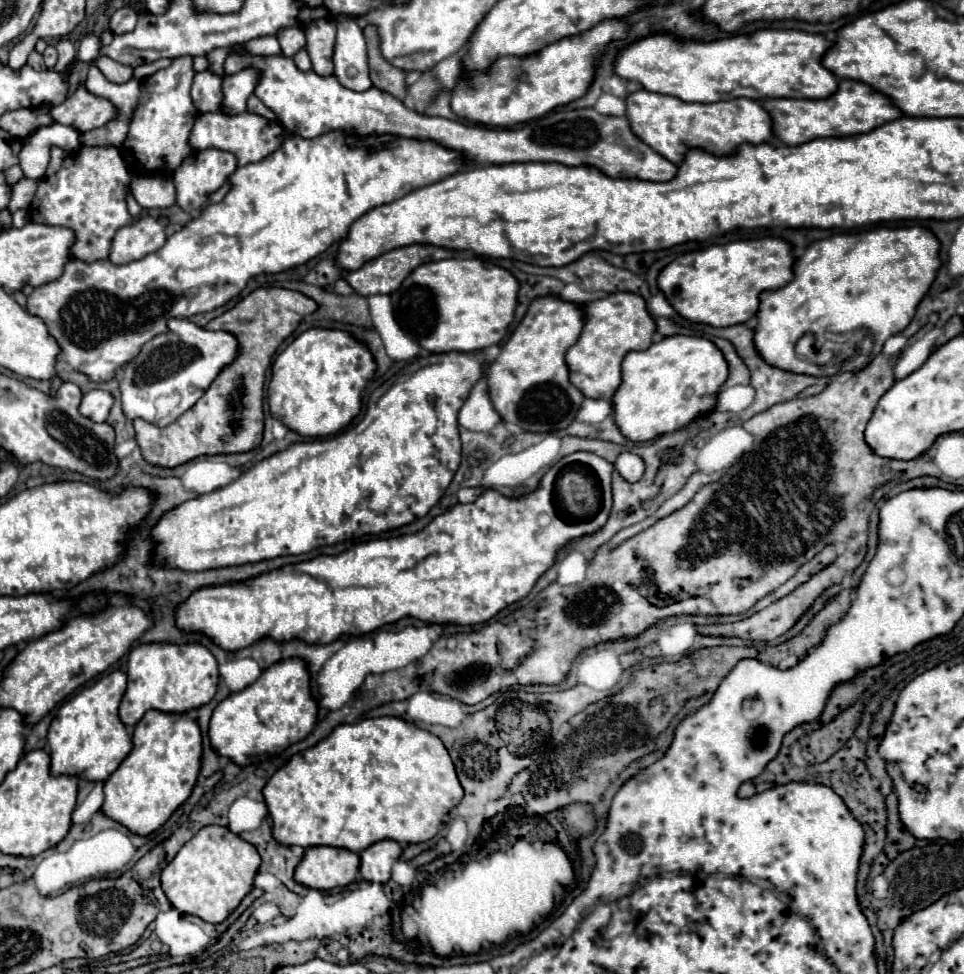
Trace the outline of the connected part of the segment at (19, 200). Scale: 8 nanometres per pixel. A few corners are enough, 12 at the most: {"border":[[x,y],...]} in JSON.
{"border":[[22,178],[14,184],[10,214],[30,206],[40,180]]}

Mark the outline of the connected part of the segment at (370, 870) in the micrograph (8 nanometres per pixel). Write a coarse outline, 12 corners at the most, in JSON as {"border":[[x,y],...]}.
{"border":[[382,840],[366,848],[360,874],[368,882],[386,884],[402,846]]}

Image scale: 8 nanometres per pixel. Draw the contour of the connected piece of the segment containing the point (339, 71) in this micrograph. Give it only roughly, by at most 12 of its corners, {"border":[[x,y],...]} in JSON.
{"border":[[336,16],[334,76],[368,90],[366,40],[354,16]]}

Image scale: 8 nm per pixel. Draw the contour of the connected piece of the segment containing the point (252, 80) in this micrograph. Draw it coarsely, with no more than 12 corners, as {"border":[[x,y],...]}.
{"border":[[258,68],[222,78],[224,114],[242,114],[260,80]]}

